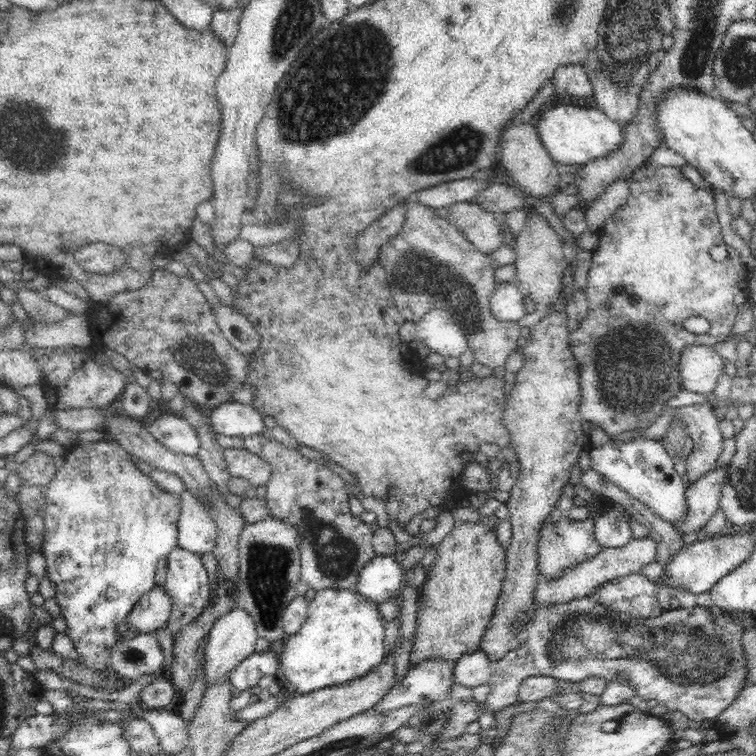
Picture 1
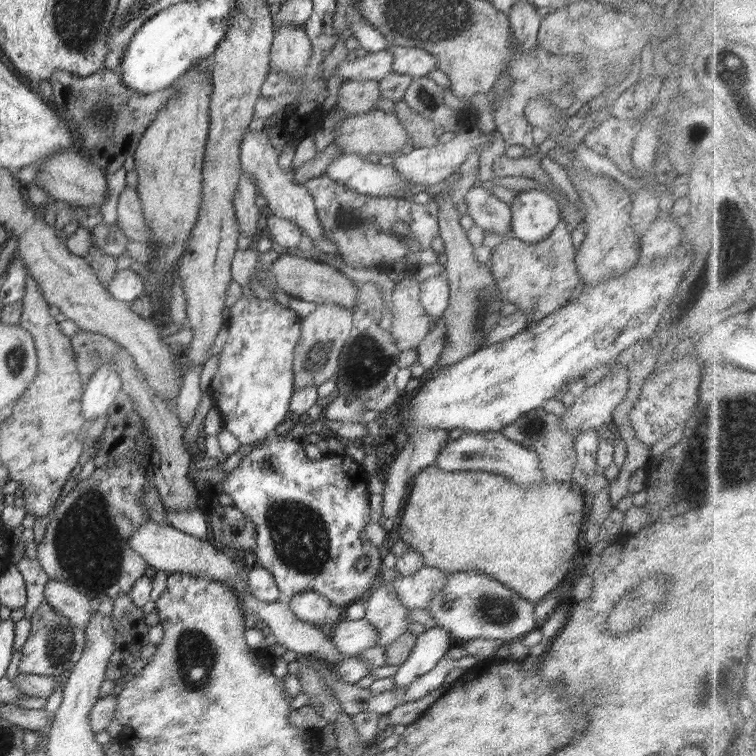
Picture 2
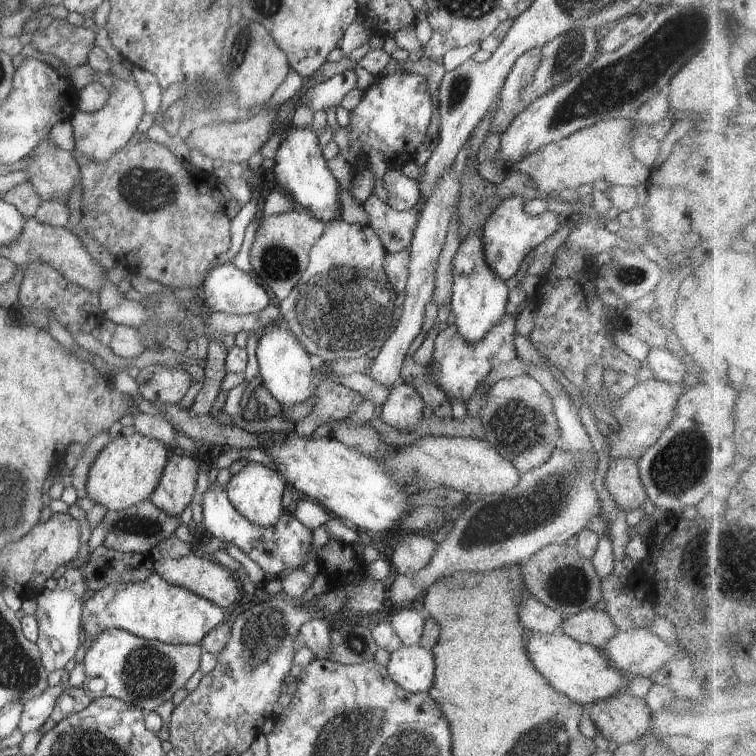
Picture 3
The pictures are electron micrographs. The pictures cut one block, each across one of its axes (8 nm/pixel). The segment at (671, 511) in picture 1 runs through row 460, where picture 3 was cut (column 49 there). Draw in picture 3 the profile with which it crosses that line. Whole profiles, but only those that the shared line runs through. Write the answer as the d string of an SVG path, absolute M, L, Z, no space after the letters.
M44 588L41 594L36 596L32 602L32 612L38 619L38 628L40 637L37 645L41 654L41 663L46 670L62 670L64 666L72 660L76 650L81 646L84 630L82 626L84 601L79 599L69 590L60 590L58 588L49 590Z

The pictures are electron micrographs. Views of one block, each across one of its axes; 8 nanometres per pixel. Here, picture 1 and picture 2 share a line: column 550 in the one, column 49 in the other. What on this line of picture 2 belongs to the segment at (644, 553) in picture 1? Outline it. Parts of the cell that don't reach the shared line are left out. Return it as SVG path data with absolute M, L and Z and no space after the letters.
M50 579L44 589L45 601L61 615L70 619L78 628L85 630L97 602L88 598L72 584L63 580Z

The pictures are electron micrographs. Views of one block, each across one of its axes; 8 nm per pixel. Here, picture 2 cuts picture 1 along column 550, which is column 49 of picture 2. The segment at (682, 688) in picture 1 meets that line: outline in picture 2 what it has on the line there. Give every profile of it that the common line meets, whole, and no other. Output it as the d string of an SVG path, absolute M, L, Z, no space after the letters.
M46 601L31 614L31 617L31 631L21 648L22 658L17 670L20 673L58 678L65 670L71 670L73 667L69 661L76 646L72 630L78 630L78 627L75 627L69 618L54 610Z

